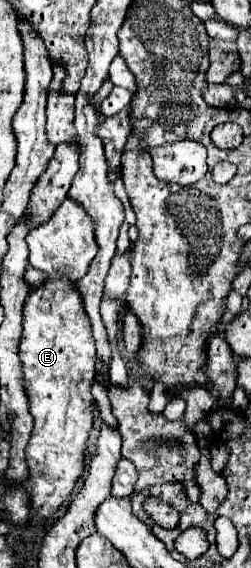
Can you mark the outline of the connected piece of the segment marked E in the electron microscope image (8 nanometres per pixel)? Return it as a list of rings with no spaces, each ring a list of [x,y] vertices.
[[[46,279],[42,285],[34,285],[32,295],[26,297],[22,315],[24,331],[20,341],[20,361],[24,367],[24,389],[30,399],[30,413],[34,417],[34,429],[26,449],[30,495],[38,515],[48,519],[72,493],[84,471],[84,449],[92,429],[94,399],[90,395],[90,387],[94,381],[96,347],[92,343],[92,327],[88,323],[88,315],[84,315],[84,305],[80,303],[80,291],[76,291],[76,283],[68,283],[68,279]]]

